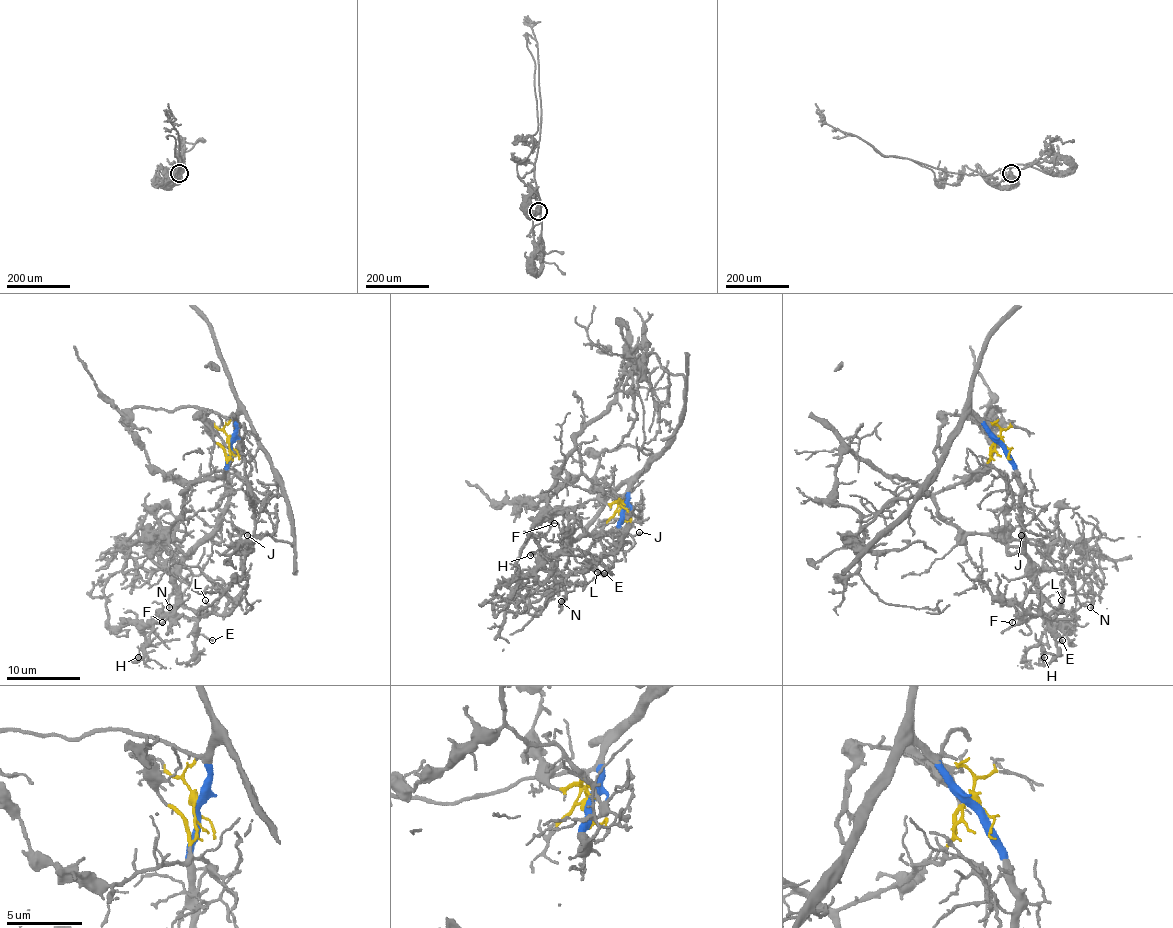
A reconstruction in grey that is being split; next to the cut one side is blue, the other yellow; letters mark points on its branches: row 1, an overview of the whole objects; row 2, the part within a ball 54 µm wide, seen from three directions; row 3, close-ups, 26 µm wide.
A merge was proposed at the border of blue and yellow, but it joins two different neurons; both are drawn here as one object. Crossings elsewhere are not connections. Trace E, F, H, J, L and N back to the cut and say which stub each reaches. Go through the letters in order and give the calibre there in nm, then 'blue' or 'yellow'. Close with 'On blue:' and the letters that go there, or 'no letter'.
E: 110 nm thick; blue
F: 130 nm thick; blue
H: 140 nm thick; blue
J: 200 nm thick; blue
L: 190 nm thick; blue
N: 190 nm thick; blue
On blue: E, F, H, J, L, N

